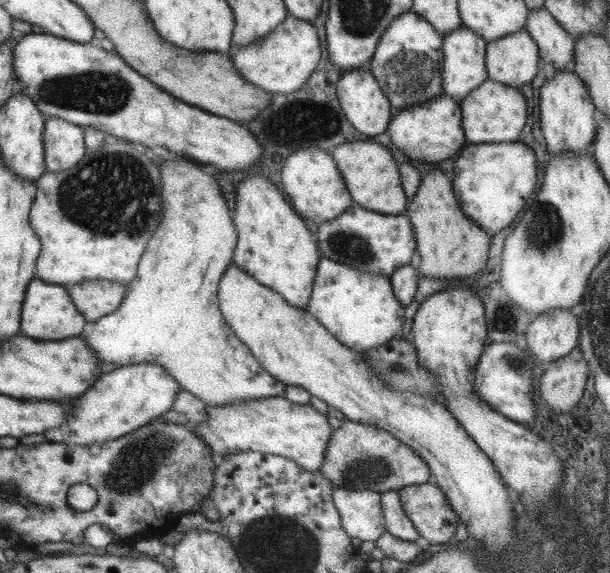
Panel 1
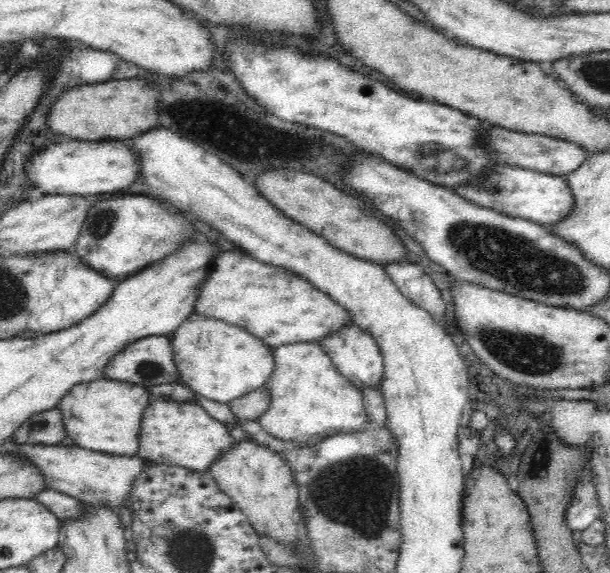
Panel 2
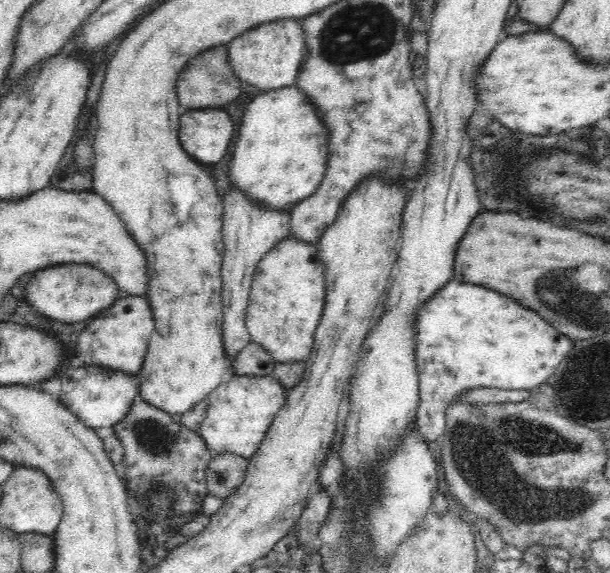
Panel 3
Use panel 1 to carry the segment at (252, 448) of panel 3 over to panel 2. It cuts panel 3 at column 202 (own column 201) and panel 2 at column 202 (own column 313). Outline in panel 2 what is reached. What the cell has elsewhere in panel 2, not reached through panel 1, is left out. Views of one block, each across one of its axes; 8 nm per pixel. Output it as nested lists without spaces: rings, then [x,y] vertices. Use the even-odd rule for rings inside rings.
[[[153,398],[140,415],[135,454],[147,463],[180,466],[196,472],[205,471],[219,454],[236,444],[224,429],[224,423],[210,417],[194,402],[176,402]]]

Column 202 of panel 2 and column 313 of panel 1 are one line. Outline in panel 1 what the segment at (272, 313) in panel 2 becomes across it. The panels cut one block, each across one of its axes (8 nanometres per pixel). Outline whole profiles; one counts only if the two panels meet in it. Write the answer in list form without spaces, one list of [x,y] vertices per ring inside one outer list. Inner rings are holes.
[[[320,255],[306,311],[314,316],[341,344],[361,353],[398,336],[404,307],[393,297],[389,279],[379,274],[357,272]]]

